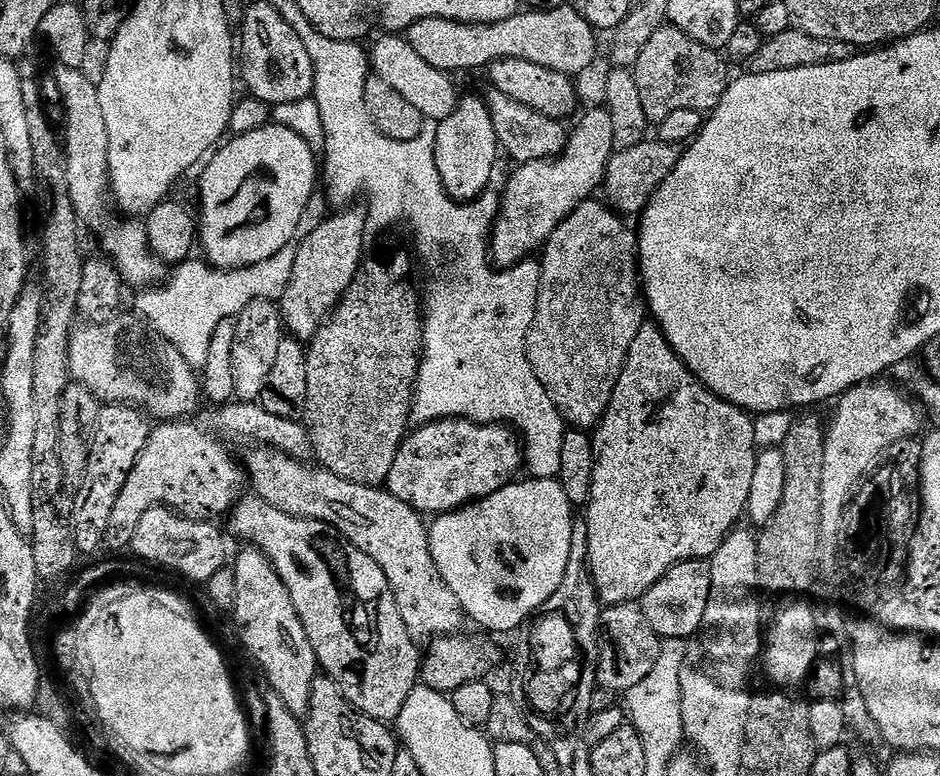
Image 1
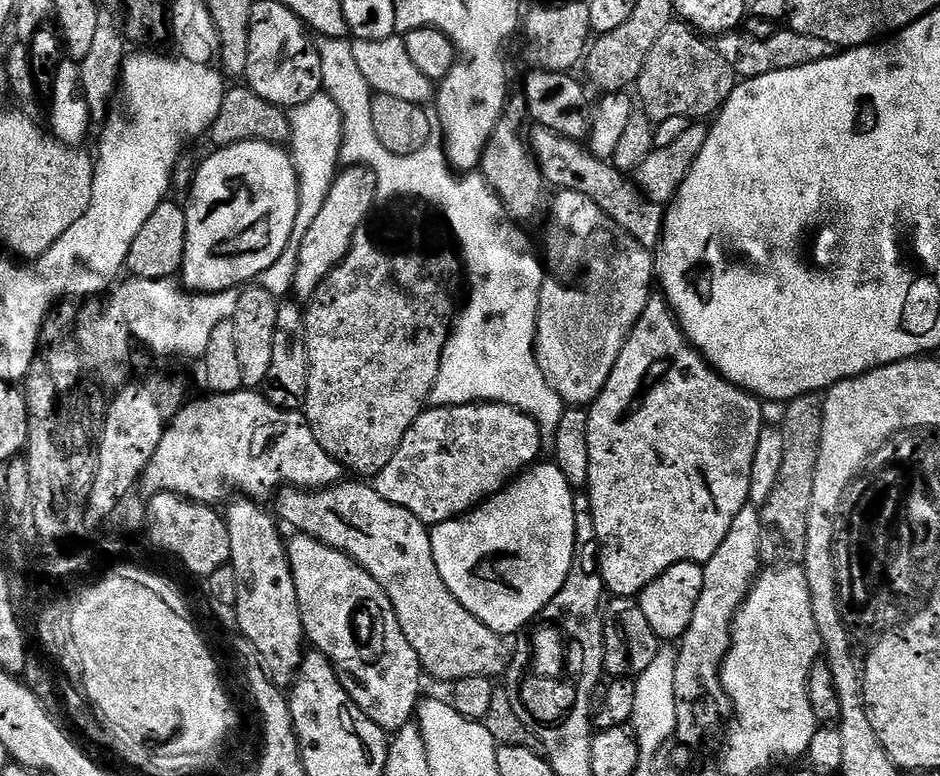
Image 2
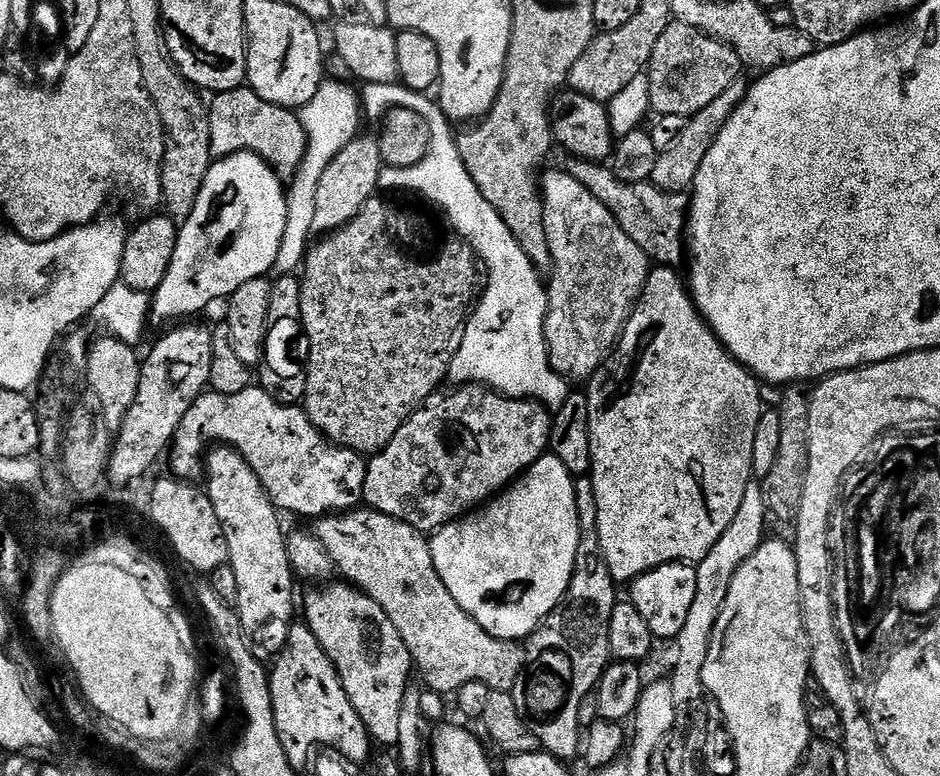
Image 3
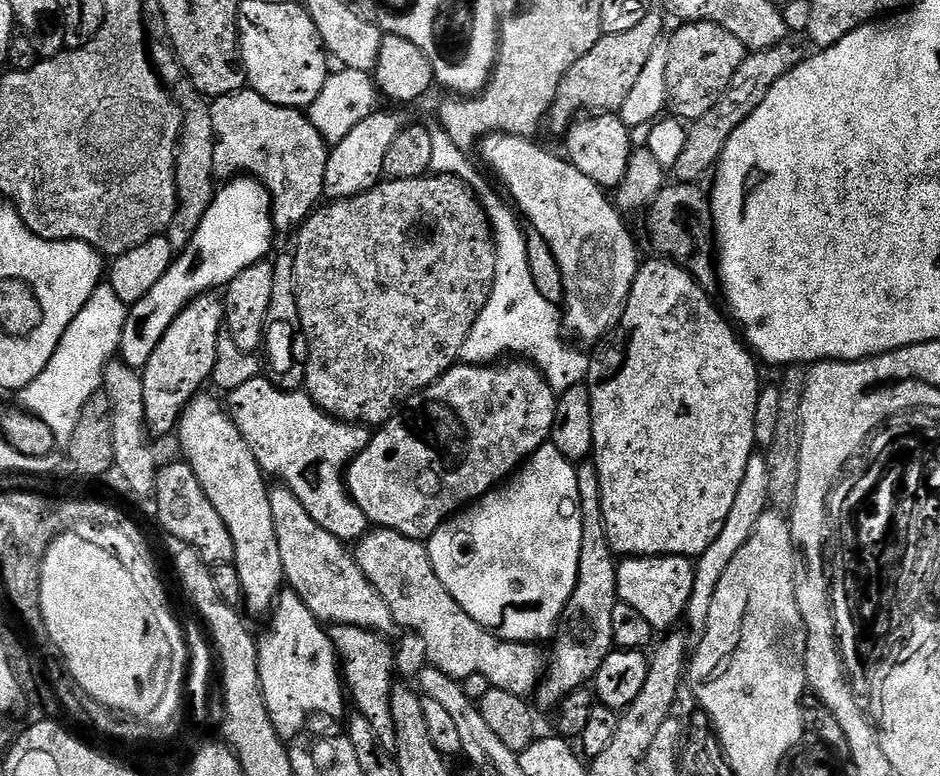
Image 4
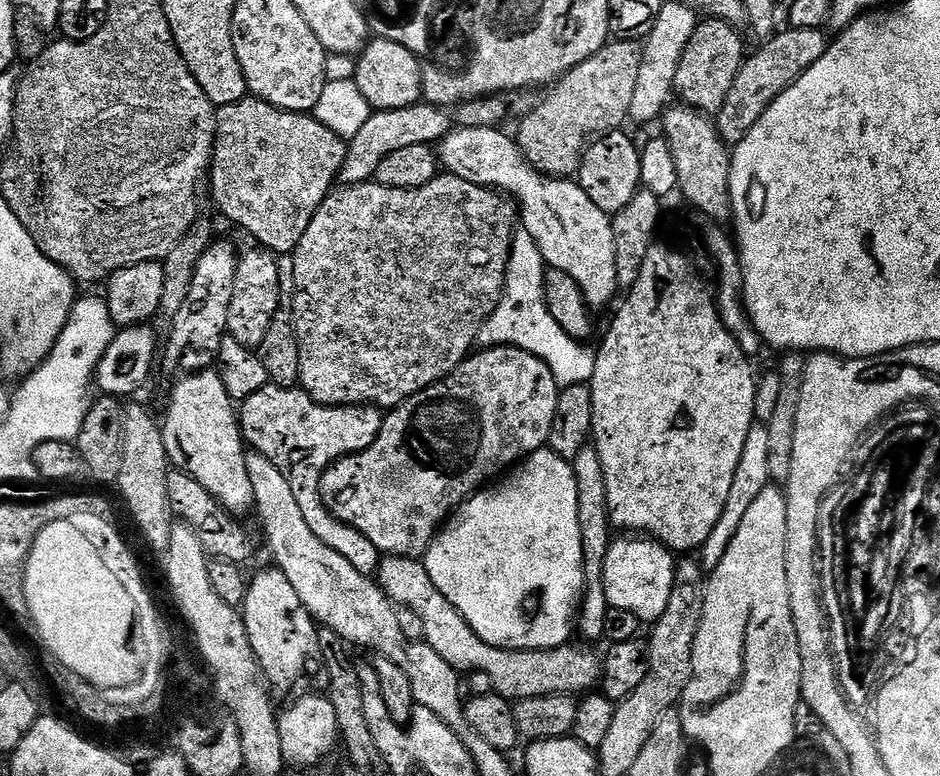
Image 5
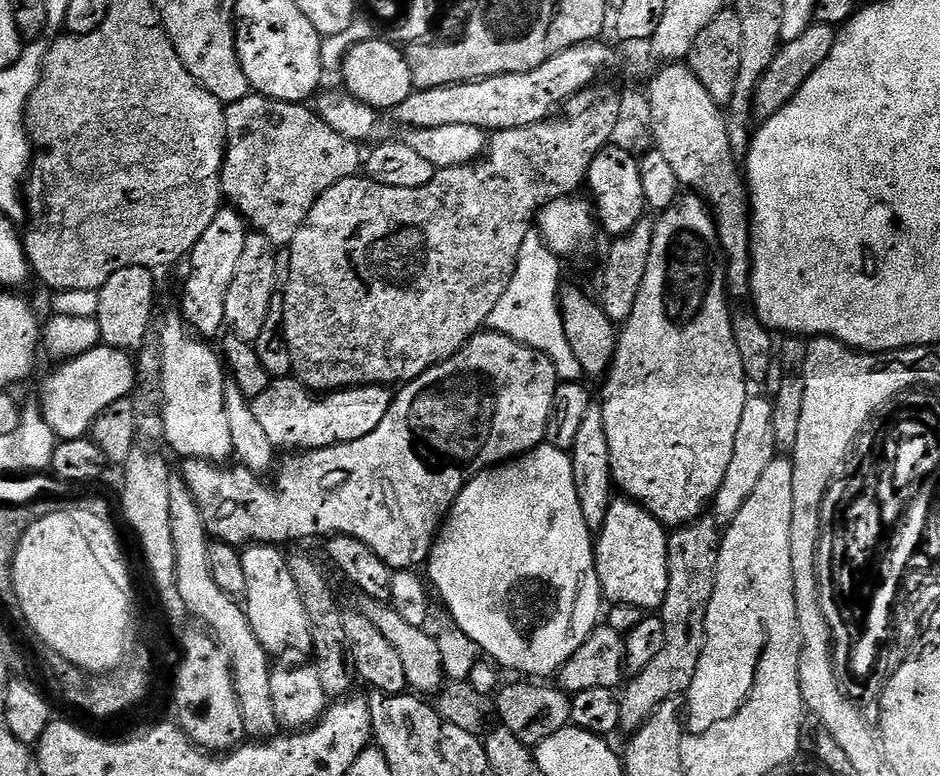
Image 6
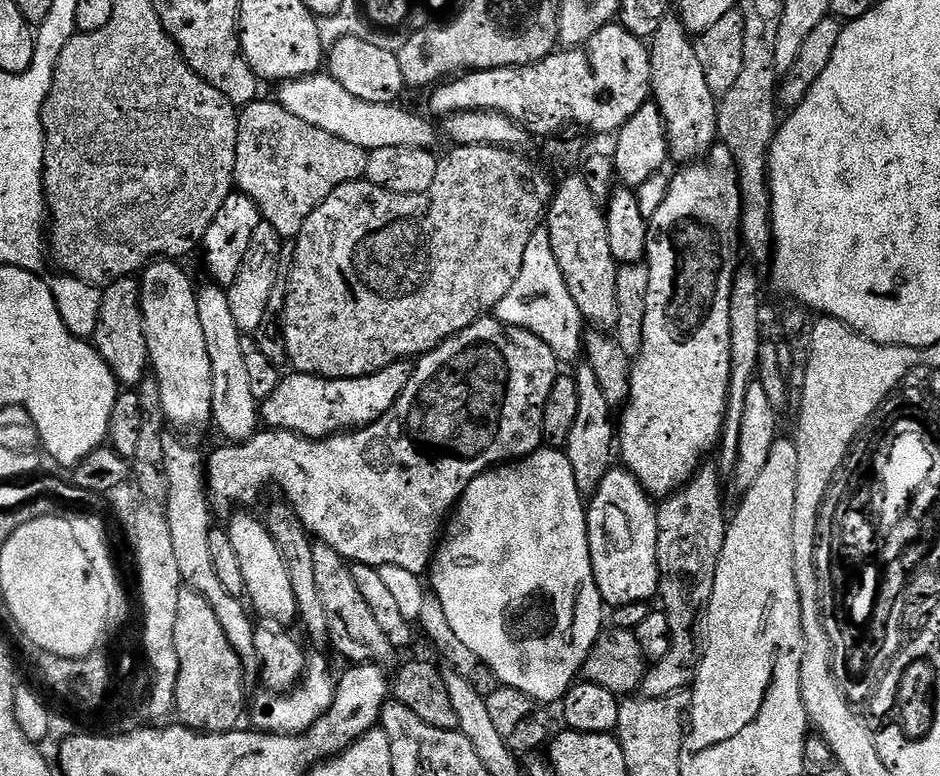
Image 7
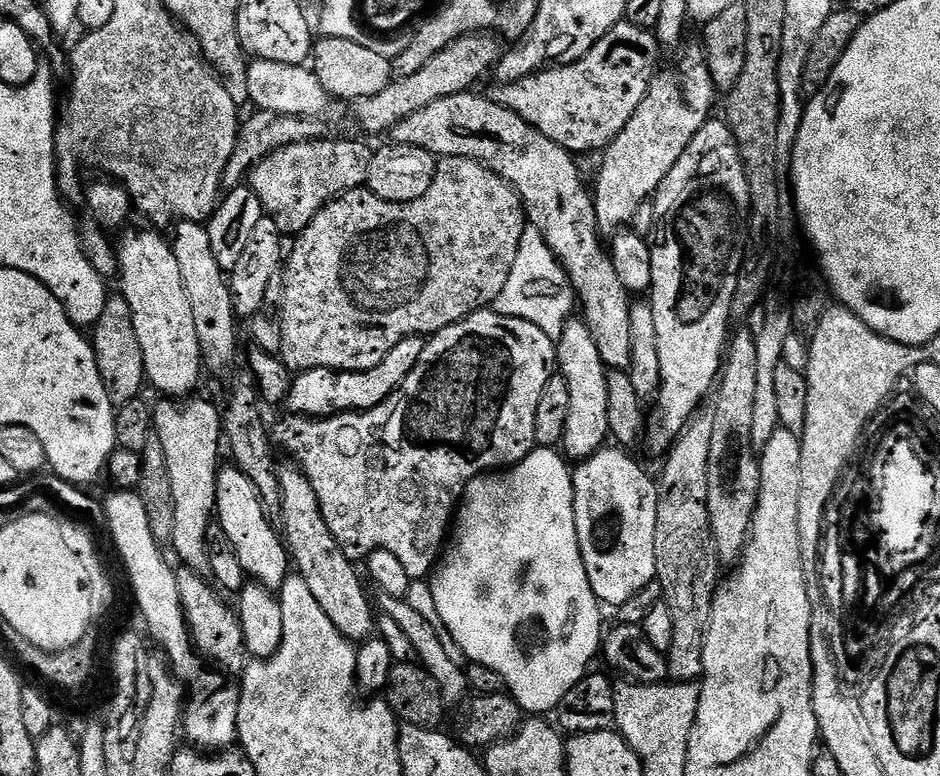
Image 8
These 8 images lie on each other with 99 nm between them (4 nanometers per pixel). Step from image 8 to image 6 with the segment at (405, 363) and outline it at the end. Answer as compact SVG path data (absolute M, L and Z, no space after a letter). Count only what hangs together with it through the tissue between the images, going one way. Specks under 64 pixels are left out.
M276 378L269 388L252 400L252 409L270 442L278 450L311 450L366 438L366 434L378 430L393 399L393 393L383 384L361 384L359 388L317 394L299 378Z

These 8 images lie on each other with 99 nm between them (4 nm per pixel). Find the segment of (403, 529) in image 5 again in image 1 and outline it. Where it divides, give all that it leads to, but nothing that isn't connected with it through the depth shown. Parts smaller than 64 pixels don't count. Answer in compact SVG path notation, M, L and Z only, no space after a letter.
M459 418L435 420L405 436L388 475L386 491L421 514L455 512L513 483L523 464L524 445L509 425L477 424Z

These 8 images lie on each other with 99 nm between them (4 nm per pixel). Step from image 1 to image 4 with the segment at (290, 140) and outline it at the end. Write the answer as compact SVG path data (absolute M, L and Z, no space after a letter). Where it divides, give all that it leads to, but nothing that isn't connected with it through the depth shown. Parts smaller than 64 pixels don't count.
M251 178L227 181L215 193L189 245L173 259L168 272L154 288L141 301L131 305L118 351L119 359L130 368L143 370L180 311L199 296L227 289L228 283L238 278L238 274L261 263L272 248L272 236L272 200L260 181Z

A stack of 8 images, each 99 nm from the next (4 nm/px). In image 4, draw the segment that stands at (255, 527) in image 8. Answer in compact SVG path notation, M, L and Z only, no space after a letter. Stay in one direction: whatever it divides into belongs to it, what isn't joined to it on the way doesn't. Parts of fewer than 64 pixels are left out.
M296 592L280 593L268 622L268 629L258 636L260 689L274 730L281 740L292 742L307 726L308 716L343 717L346 688L331 635Z

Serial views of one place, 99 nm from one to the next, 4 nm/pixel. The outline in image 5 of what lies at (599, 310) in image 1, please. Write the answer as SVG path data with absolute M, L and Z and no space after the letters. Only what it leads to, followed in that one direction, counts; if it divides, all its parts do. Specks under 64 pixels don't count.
M473 124L453 127L439 141L439 163L443 167L445 164L448 167L445 169L453 176L462 176L475 184L499 190L513 201L516 199L522 226L530 238L534 238L545 265L570 274L582 290L589 308L606 307L618 296L612 216L598 210L598 206L590 202L590 194L586 194L575 179L550 176L533 168L515 139L500 131L504 130Z

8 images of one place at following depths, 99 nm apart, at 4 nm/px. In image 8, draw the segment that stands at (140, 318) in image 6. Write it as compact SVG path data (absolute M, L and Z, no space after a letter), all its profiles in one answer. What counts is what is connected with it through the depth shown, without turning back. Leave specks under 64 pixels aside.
M119 294L111 295L101 317L92 329L92 345L95 350L95 360L98 362L99 374L106 394L113 407L119 408L126 402L137 399L144 387L144 359L142 348L134 334L134 322L130 314L130 306Z

